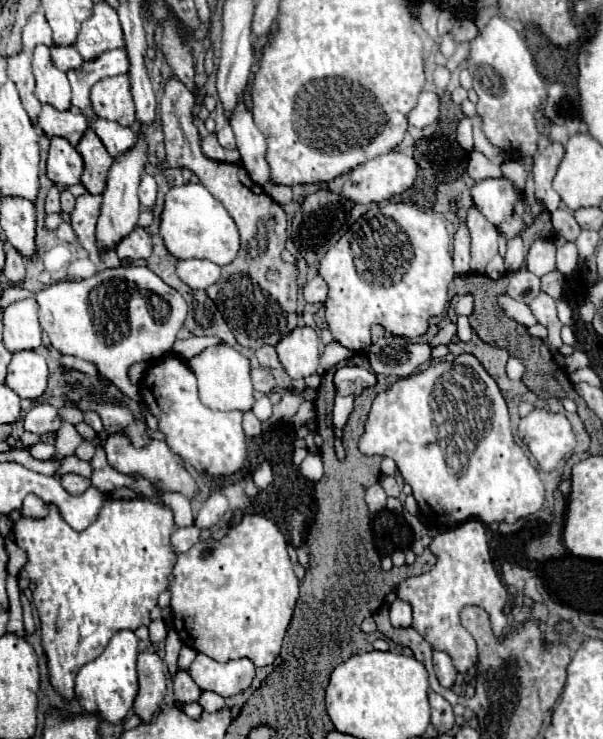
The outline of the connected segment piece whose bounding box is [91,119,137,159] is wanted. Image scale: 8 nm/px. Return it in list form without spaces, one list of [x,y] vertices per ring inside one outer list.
[[[97,119],[97,123],[91,123],[91,127],[97,133],[97,137],[103,141],[105,149],[109,151],[109,155],[113,159],[117,159],[125,151],[133,149],[137,143],[131,127],[121,127],[119,123],[113,123],[107,119]]]

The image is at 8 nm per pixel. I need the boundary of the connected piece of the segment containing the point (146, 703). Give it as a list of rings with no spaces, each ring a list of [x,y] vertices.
[[[145,651],[139,653],[137,659],[137,675],[139,675],[139,693],[135,699],[135,713],[143,721],[151,721],[153,713],[161,705],[165,697],[165,663],[157,653]]]

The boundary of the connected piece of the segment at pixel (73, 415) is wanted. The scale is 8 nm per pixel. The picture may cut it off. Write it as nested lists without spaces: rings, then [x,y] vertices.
[[[67,403],[61,407],[61,417],[63,417],[65,421],[73,423],[73,425],[77,425],[77,423],[81,423],[81,421],[83,421],[83,413],[81,413],[79,409],[75,409],[75,407],[71,407],[71,405],[67,405]]]

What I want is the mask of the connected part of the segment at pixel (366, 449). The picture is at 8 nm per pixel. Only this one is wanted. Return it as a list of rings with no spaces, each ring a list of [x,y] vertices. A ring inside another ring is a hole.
[[[457,357],[453,365],[429,365],[421,373],[397,379],[391,389],[379,393],[369,411],[359,449],[365,455],[391,457],[405,483],[411,485],[421,515],[433,521],[447,521],[447,525],[467,519],[515,523],[543,505],[543,481],[513,439],[509,411],[497,383],[475,357]]]

